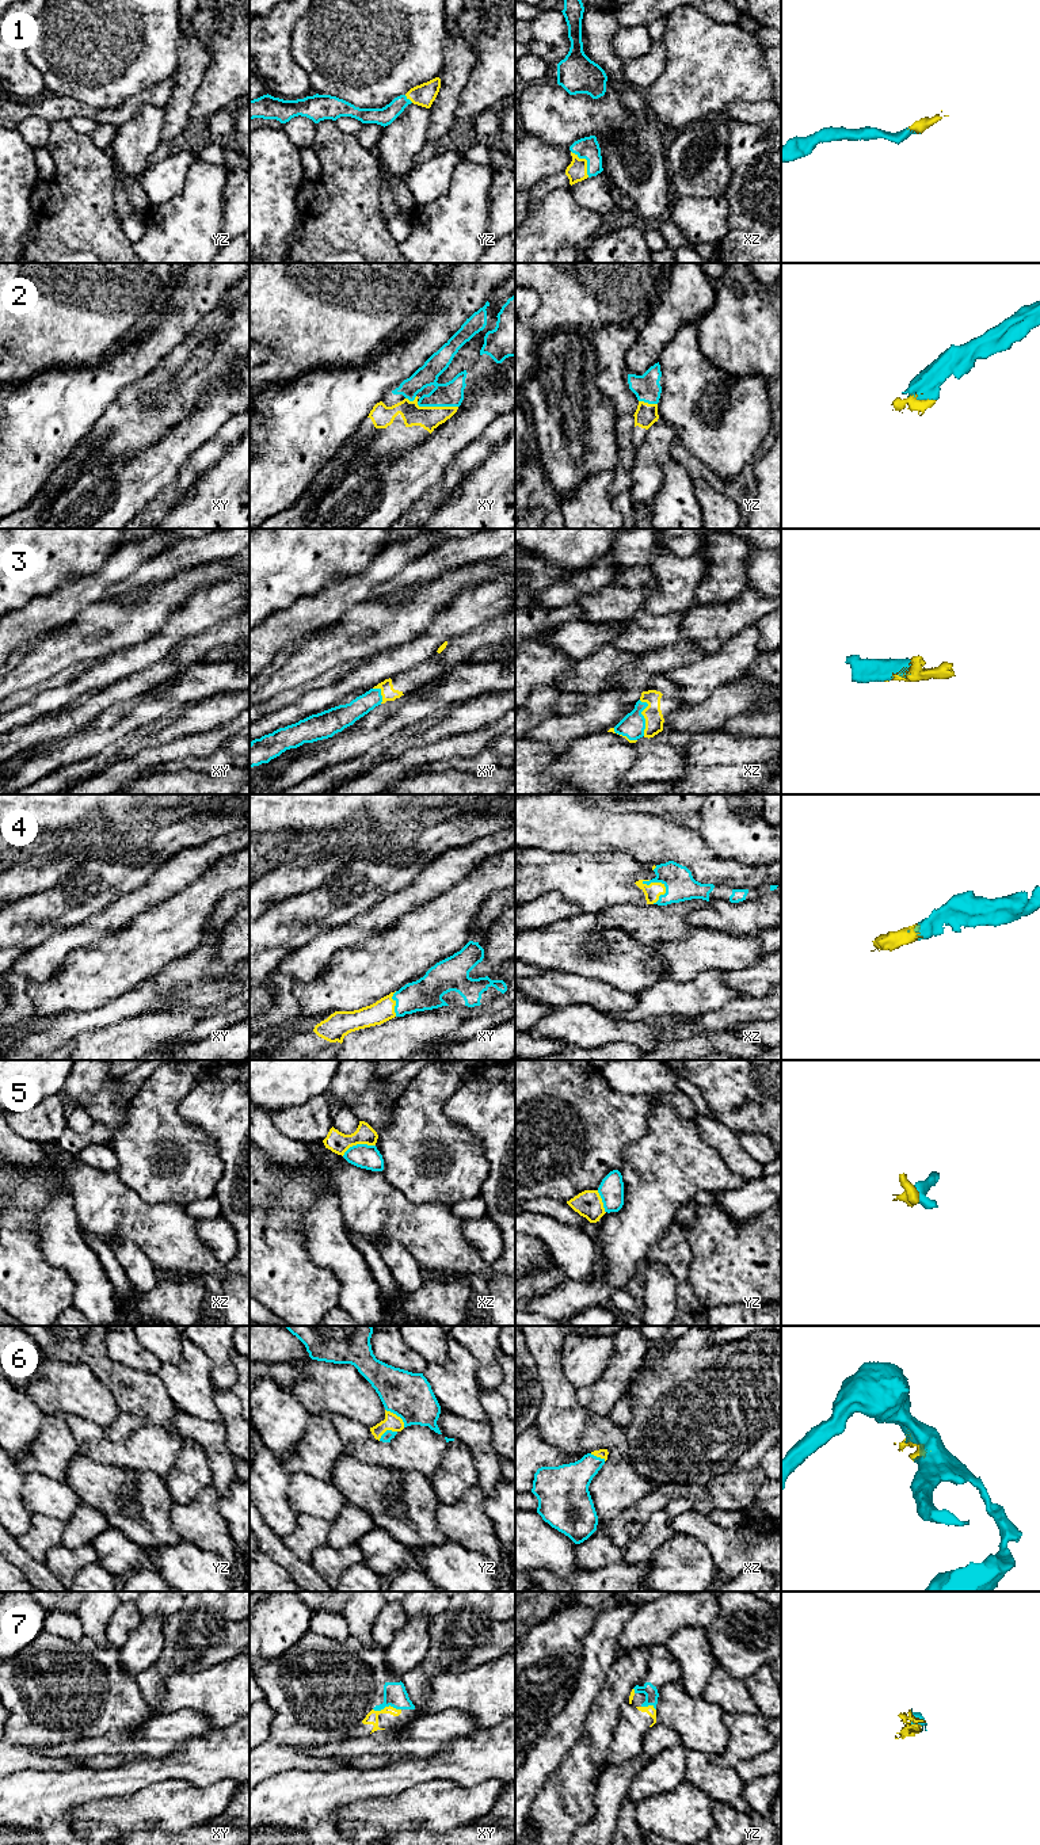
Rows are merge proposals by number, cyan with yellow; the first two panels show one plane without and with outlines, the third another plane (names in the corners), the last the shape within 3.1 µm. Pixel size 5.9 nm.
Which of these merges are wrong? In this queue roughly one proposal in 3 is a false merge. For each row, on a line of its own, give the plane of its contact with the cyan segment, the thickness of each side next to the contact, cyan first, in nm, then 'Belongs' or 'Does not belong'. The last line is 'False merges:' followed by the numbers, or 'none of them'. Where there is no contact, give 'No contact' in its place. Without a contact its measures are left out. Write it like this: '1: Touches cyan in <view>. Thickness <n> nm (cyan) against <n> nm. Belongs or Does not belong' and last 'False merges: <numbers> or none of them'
1: Touches cyan in xz. Thickness 130 nm (cyan) against 120 nm. Belongs
2: Touches cyan in xy. Thickness 140 nm (cyan) against 140 nm. Belongs
3: Touches cyan in xz. Thickness 150 nm (cyan) against 110 nm. Belongs
4: Touches cyan in xz. Thickness 180 nm (cyan) against 90 nm. Belongs
5: Touches cyan in xz. Thickness 140 nm (cyan) against 120 nm. Does not belong
6: Touches cyan in yz. Thickness 280 nm (cyan) against 100 nm. Belongs
7: Touches cyan in xy. Thickness 140 nm (cyan) against 80 nm. Belongs
False merges: 5

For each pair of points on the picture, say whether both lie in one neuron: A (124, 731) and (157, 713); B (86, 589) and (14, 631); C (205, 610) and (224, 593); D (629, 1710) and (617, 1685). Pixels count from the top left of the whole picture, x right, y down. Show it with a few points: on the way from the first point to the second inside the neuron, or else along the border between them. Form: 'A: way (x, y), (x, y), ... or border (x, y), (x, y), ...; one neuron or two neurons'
A: way (132, 723), (138, 716), (149, 713); one neuron
B: way (68, 602), (57, 610), (44, 613), (31, 620); one neuron
C: way (209, 606), (220, 597); one neuron
D: border (643, 1678), (632, 1689), (628, 1700); two neurons

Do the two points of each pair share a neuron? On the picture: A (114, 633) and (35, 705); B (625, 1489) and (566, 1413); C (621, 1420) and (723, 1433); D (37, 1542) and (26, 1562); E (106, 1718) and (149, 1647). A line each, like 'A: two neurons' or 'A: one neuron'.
A: two neurons
B: one neuron
C: two neurons
D: two neurons
E: two neurons

